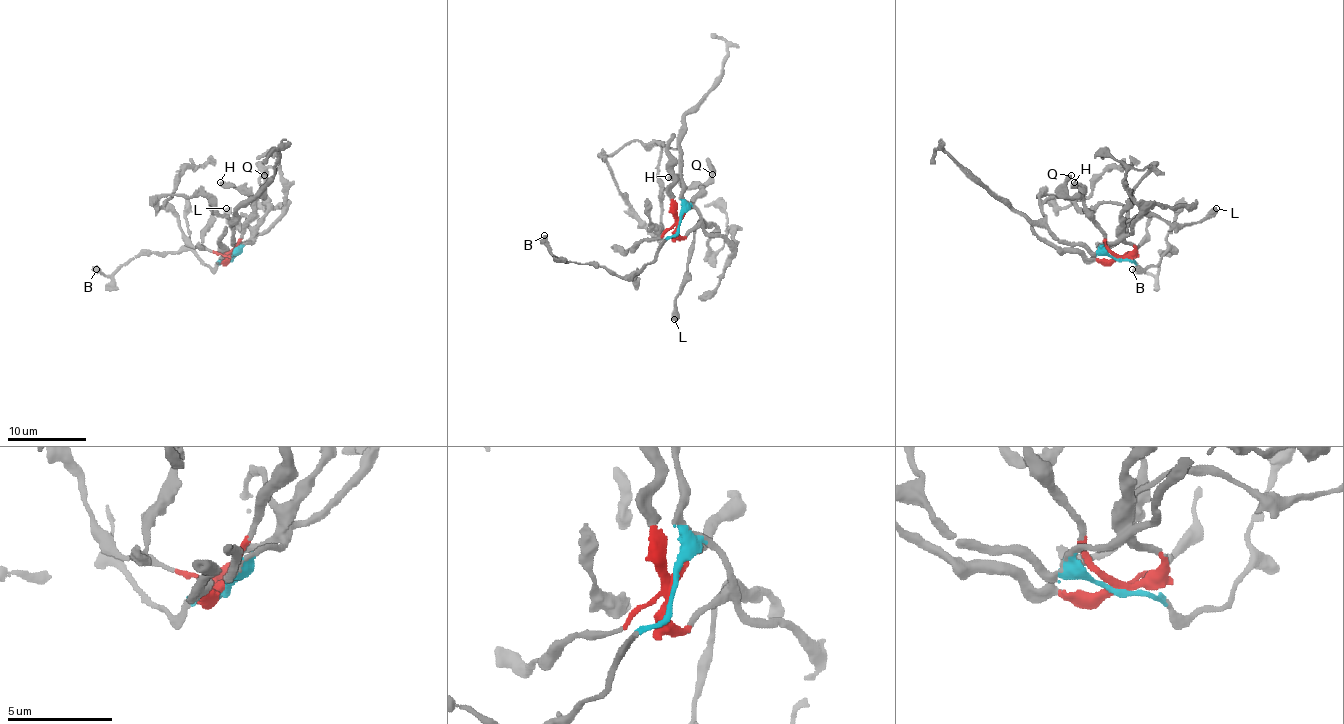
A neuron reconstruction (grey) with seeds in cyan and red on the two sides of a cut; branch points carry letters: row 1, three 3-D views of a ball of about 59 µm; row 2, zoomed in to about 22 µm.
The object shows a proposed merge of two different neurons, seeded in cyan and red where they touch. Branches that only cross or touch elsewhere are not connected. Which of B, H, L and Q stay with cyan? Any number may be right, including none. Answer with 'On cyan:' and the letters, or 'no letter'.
On cyan: B

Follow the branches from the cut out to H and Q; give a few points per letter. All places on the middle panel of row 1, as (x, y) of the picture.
H: (679, 221), (701, 188), (683, 188), (667, 176)
Q: (679, 221), (712, 170), (712, 174)

